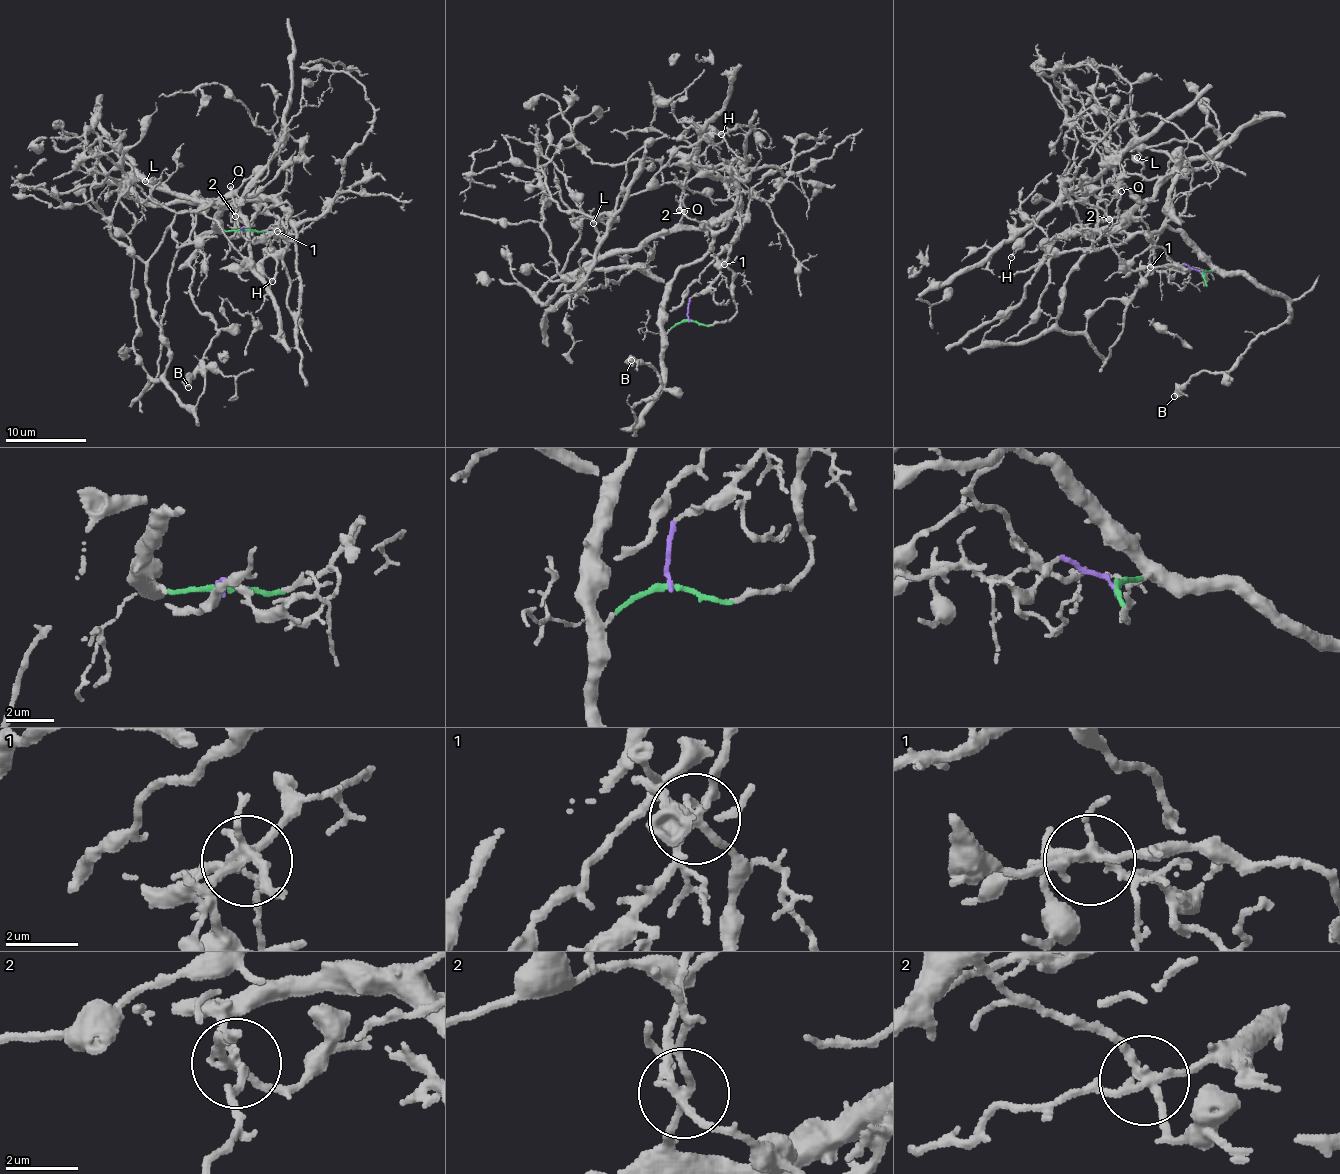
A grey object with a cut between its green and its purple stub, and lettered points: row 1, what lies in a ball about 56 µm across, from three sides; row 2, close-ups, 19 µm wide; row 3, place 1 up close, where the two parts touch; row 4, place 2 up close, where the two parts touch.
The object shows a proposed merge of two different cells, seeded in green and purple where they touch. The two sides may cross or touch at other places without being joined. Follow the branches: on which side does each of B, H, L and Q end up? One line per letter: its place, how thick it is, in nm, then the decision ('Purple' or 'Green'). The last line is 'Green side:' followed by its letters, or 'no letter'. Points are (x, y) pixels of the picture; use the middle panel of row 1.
B: Place: (631, 360). Thickness 480 nm. Green
H: Place: (721, 134). Thickness 160 nm. Green
L: Place: (593, 223). Thickness 190 nm. Purple
Q: Place: (679, 210). Thickness 200 nm. Green
Green side: B, H, Q

